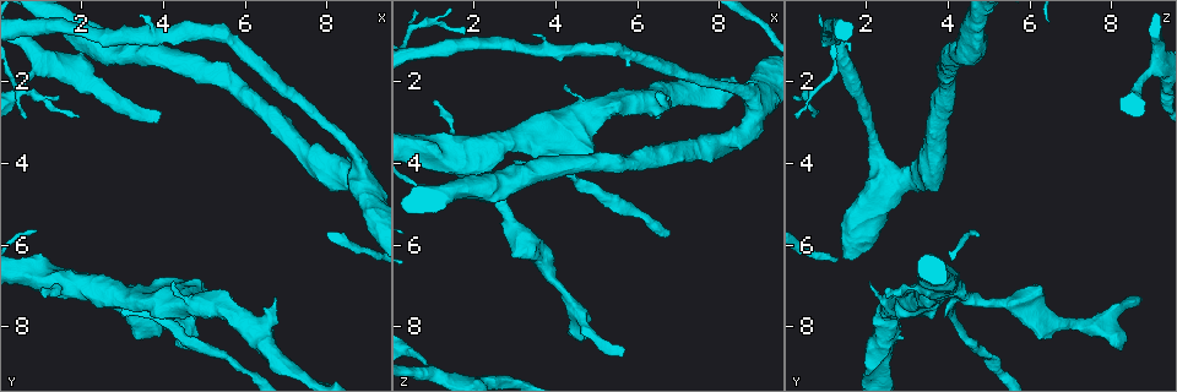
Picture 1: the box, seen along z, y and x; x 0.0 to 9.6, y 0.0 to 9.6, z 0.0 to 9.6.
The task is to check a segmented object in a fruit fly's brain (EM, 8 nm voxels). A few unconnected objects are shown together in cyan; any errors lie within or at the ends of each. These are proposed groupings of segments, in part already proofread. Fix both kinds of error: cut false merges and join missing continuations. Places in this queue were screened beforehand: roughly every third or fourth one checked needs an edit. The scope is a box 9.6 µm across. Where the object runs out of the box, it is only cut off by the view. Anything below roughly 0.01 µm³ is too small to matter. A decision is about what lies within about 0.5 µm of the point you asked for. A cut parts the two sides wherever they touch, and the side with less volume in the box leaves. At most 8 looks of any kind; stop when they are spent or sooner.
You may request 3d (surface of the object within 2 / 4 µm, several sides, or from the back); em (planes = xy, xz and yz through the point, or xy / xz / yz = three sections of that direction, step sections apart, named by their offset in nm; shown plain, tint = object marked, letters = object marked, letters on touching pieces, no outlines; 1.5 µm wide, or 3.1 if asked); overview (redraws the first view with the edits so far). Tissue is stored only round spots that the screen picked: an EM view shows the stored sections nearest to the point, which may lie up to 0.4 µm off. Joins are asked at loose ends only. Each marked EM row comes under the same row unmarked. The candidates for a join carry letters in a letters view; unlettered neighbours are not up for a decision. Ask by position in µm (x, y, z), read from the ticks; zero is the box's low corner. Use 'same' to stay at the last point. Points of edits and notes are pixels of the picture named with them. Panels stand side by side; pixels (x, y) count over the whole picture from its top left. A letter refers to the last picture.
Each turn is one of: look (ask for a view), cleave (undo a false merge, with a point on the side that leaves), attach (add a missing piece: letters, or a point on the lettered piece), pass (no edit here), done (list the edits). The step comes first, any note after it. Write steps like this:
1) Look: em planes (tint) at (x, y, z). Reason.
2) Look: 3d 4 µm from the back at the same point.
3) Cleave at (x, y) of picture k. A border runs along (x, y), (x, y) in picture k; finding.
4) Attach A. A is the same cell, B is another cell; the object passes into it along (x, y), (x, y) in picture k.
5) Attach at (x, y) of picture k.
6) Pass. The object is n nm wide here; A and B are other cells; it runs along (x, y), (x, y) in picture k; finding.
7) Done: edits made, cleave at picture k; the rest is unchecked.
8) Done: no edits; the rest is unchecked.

Look: em planes (tint) at (8.50, 3.55, 2.20). Sudden change in width.

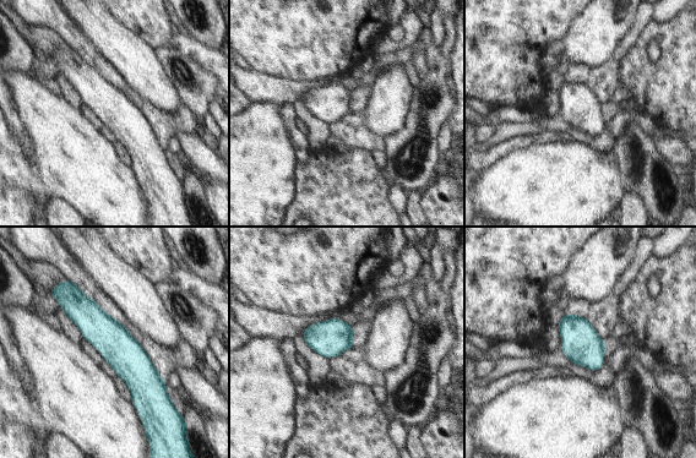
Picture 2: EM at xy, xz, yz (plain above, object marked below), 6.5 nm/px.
Look: em planes (letters) at the same point. See the neighbours.

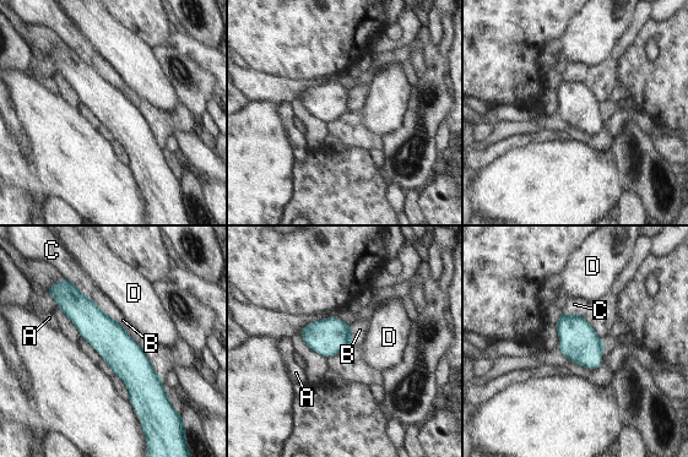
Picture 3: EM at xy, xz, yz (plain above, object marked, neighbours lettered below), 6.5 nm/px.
Pass. A, B, C and D are other cells; a border runs along (350, 325), (352, 342) in picture 3; continuous, no second neuron.

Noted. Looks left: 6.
Look: em planes (letters) at (3.90, 7.80, 2.80).

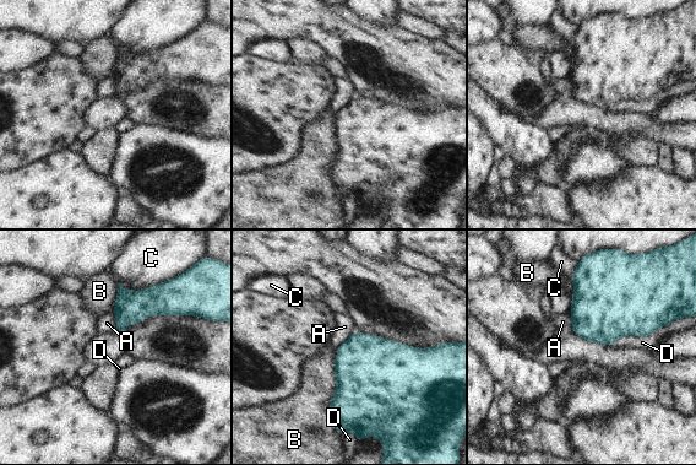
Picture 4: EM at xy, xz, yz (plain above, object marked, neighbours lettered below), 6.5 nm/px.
Pass. The longest contact is with B, 480 nm; A, B, C and D are other cells; a border runs along (665, 325), (610, 345) in picture 4; no lettered piece goes on from it.

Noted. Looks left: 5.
Look: 3d 2 µm at (5.65, 7.30, 8.55). Branch stops here.

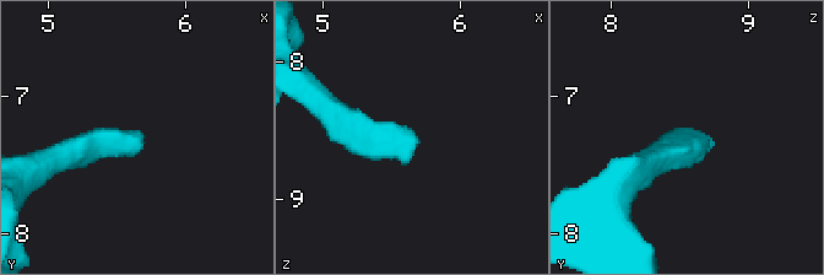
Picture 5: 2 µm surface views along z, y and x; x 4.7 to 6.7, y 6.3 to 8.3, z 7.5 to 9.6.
Look: em yz step 4 (letters) at (5.70, 7.28, 8.60). Now the EM.

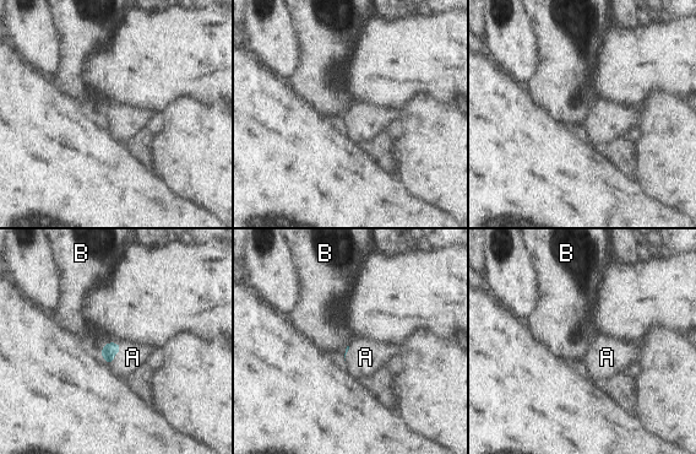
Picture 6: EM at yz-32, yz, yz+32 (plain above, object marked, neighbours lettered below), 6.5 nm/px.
Attach A. A is the same cell, B is another cell; it goes on there.

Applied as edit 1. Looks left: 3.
Done: edits made, attach at picture 6; the rest is unchecked.

